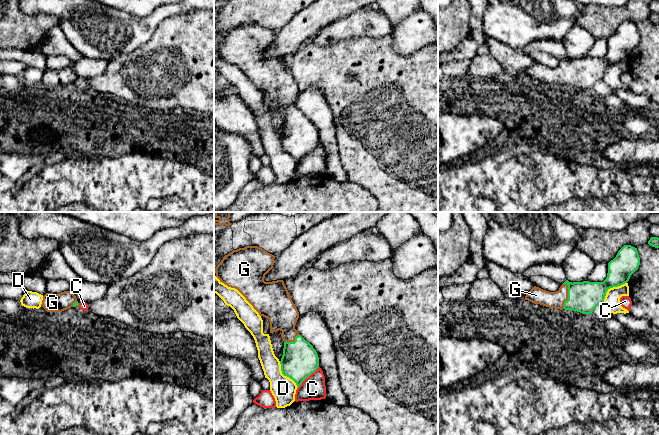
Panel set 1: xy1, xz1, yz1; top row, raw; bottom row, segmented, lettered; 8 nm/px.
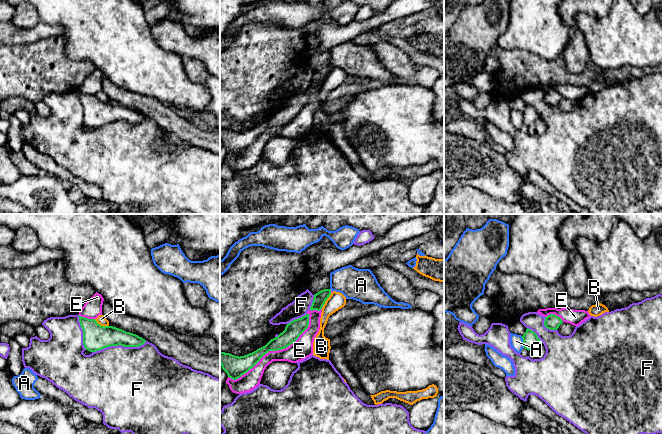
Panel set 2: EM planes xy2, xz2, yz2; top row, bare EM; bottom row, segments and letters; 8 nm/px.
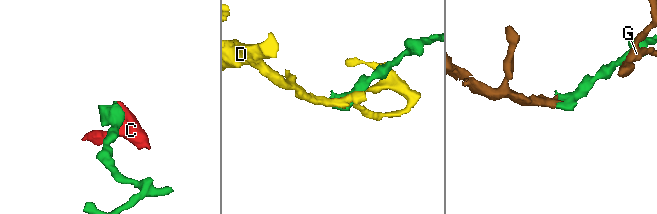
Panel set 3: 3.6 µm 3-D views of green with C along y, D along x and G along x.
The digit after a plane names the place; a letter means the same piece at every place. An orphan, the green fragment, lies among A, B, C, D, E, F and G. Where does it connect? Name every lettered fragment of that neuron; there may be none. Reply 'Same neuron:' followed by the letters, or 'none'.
Same neuron: G

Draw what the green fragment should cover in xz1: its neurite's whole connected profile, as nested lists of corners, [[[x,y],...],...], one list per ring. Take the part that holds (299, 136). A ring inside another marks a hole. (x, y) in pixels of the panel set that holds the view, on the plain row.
[[[246,22],[225,31],[214,45],[216,53],[228,63],[237,65],[260,92],[269,95],[270,109],[281,107],[284,117],[280,137],[284,152],[292,155],[297,163],[319,143],[319,133],[313,122],[295,105],[299,88],[283,56],[265,58],[265,51],[273,44],[275,32],[258,22]]]

